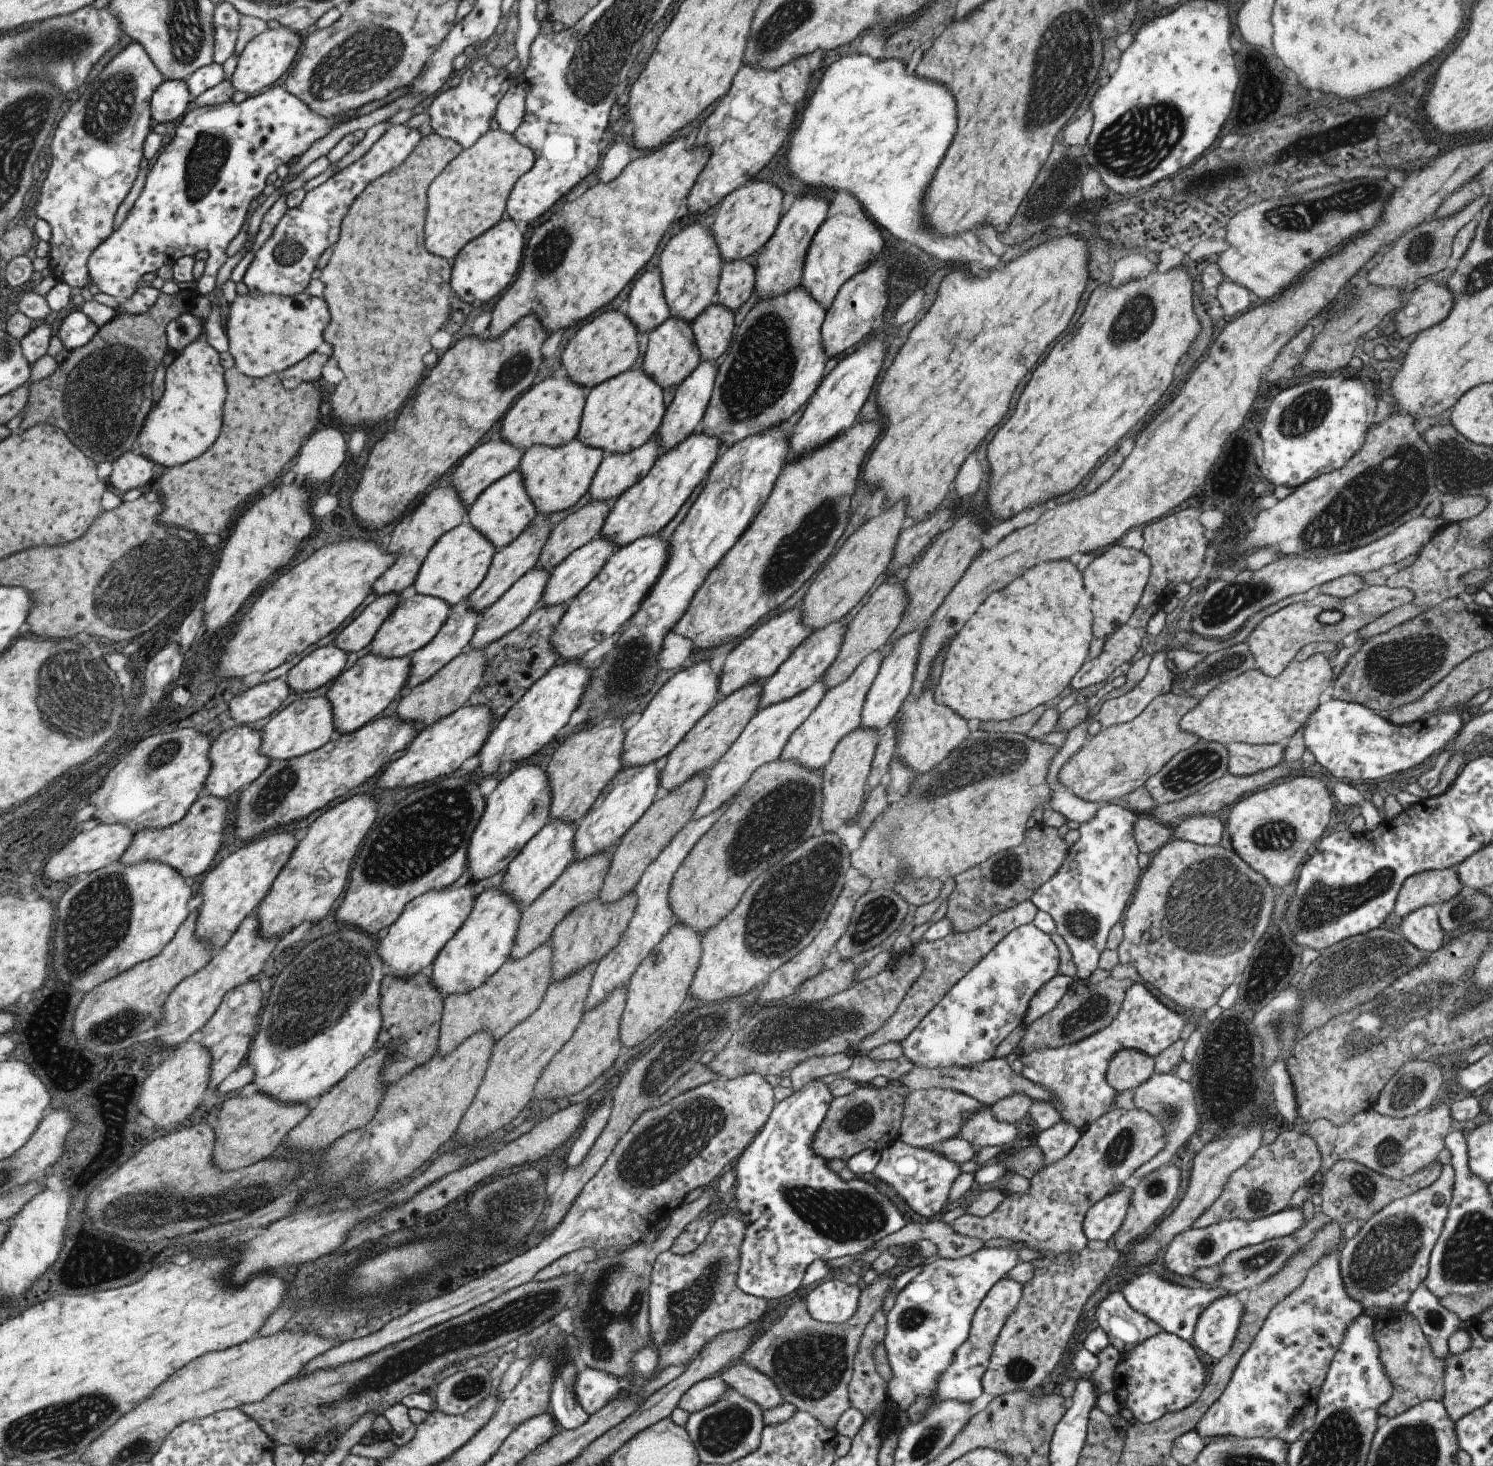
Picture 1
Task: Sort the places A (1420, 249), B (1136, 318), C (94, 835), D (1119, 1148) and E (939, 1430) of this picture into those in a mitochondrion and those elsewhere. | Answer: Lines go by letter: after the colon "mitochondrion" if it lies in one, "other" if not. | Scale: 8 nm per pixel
A: mitochondrion
B: mitochondrion
C: other
D: mitochondrion
E: mitochondrion

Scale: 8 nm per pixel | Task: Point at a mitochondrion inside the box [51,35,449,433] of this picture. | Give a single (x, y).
(110, 105)

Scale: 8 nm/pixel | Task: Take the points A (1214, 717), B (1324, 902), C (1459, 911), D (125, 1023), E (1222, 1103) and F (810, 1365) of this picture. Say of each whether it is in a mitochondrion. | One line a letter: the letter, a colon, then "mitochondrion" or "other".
A: other
B: mitochondrion
C: mitochondrion
D: mitochondrion
E: mitochondrion
F: mitochondrion

